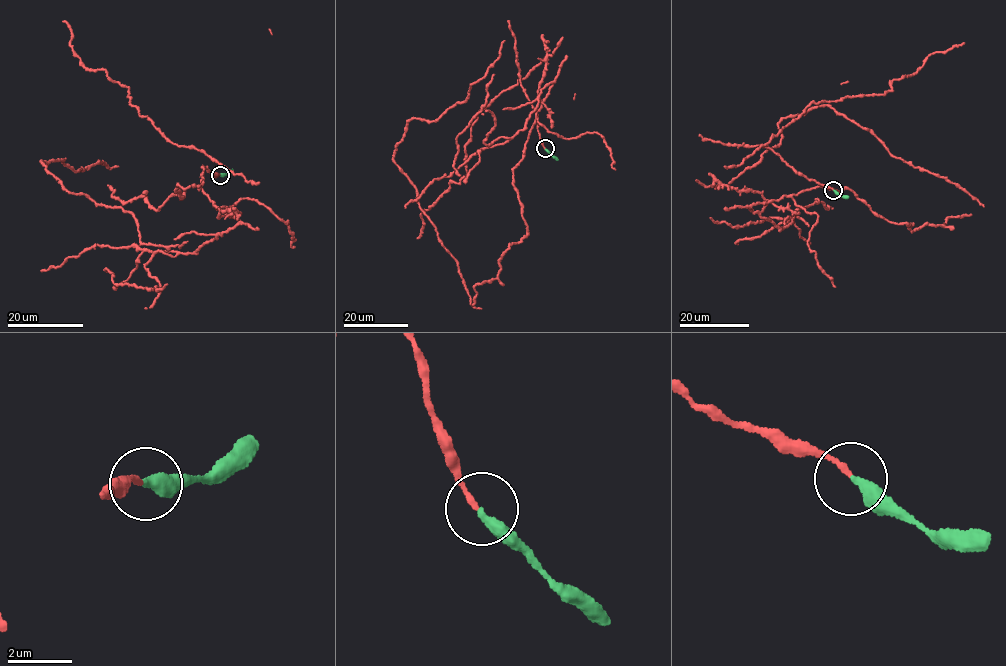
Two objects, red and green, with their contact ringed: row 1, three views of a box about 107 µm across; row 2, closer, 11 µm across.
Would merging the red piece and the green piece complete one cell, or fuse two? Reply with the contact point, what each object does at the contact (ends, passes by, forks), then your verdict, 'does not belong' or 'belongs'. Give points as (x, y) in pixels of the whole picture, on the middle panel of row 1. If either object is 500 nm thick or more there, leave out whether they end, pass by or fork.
at (545, 148); red ends there; green ends there; belongs

